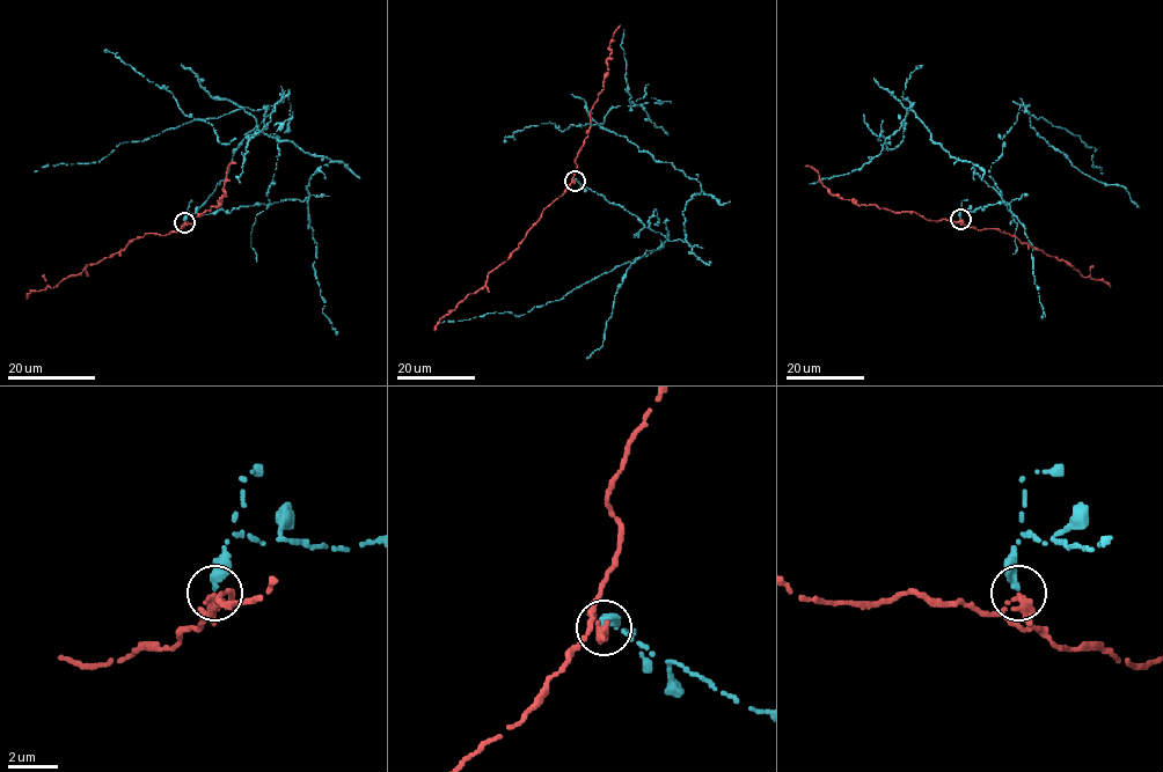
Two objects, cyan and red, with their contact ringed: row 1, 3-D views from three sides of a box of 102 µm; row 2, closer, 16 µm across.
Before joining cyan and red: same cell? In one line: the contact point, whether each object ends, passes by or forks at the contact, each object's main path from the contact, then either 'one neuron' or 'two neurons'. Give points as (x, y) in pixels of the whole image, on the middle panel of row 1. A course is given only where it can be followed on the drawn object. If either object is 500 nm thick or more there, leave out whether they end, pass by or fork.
place (575, 181); cyan ends; red passes by; course cyan (575, 181), (644, 227), (655, 208), (668, 237), (645, 257), (523, 315), (488, 313), (441, 323); course red (575, 181), (542, 211), (511, 256), (488, 274), (483, 287), (439, 320), (434, 330); two neurons

